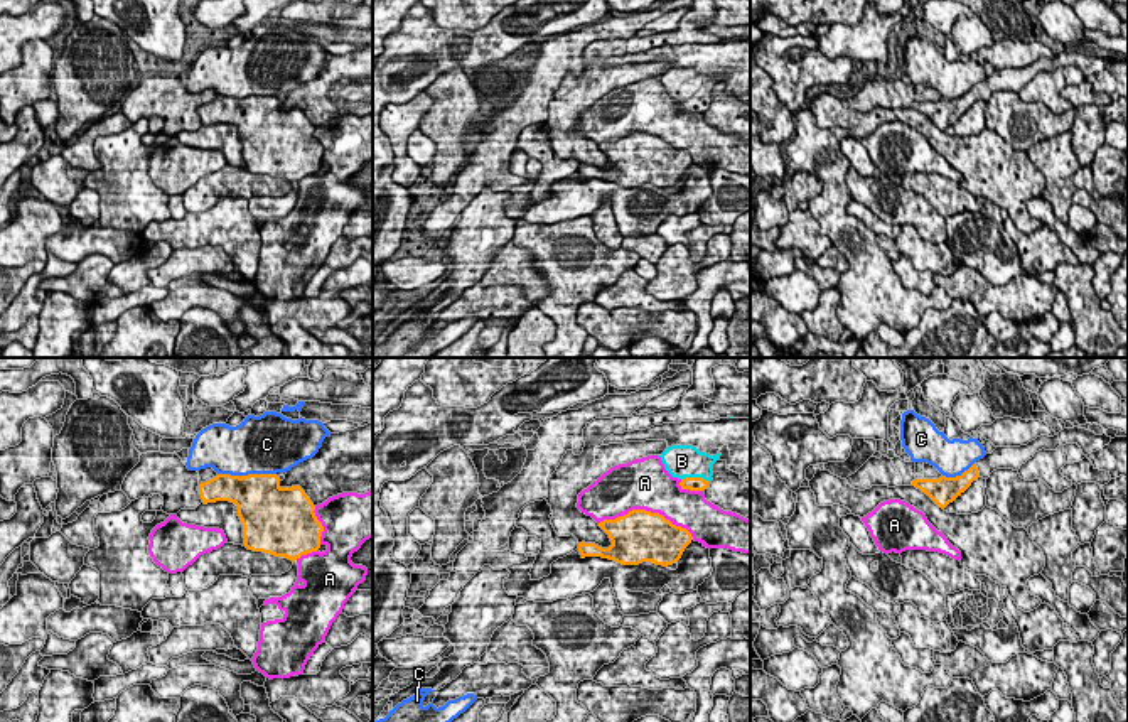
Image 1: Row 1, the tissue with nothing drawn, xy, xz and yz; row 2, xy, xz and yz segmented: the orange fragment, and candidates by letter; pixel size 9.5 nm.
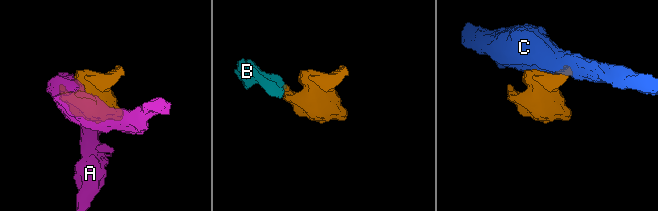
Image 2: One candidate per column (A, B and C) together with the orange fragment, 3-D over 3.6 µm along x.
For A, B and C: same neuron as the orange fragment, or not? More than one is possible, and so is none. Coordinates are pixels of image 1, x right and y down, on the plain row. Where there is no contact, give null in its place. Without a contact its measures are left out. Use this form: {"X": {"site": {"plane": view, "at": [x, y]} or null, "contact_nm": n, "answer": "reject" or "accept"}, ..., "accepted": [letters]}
{"A": {"site": {"plane": "xz", "at": [648, 134]}, "contact_nm": 950, "answer": "reject"}, "B": {"site": {"plane": "xz", "at": [695, 100]}, "contact_nm": 280, "answer": "accept"}, "C": {"site": {"plane": "xy", "at": [248, 96]}, "contact_nm": 550, "answer": "reject"}, "accepted": ["B"]}

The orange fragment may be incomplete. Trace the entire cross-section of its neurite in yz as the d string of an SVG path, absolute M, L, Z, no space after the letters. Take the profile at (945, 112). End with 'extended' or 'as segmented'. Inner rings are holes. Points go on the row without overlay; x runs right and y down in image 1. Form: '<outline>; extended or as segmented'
M1064 51L1054 59L1040 57L1027 67L1020 69L996 69L991 76L976 83L968 93L956 100L941 98L939 101L914 101L912 108L926 115L939 130L946 130L958 118L961 118L978 100L988 101L996 91L1018 93L1022 86L1034 79L1035 74L1057 73L1062 66L1077 66L1084 78L1096 74L1108 67L1111 59L1106 56L1096 57L1086 51Z; extended

